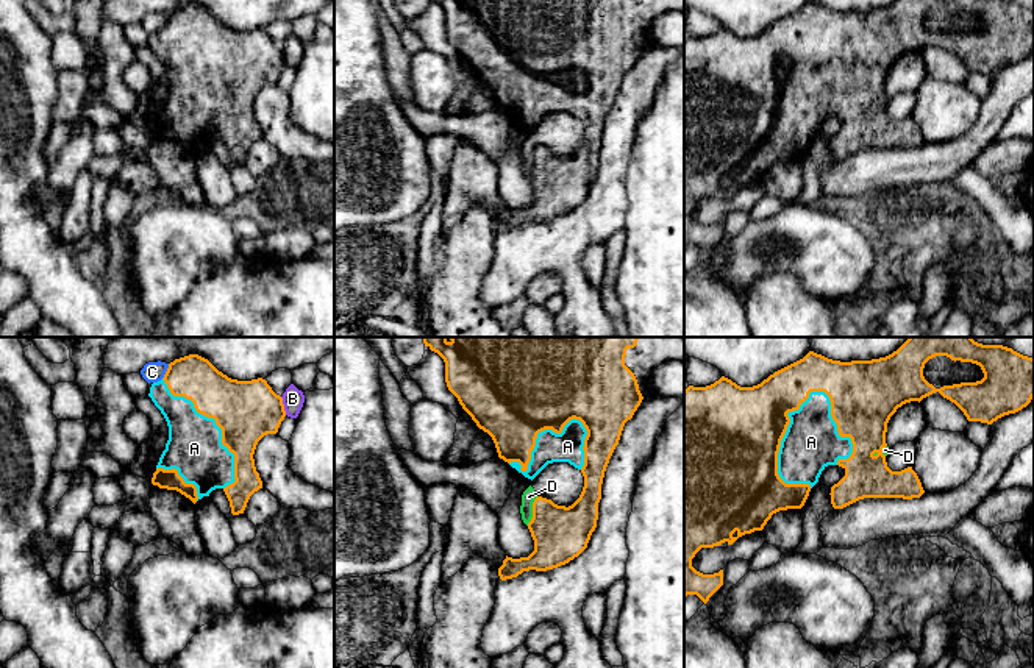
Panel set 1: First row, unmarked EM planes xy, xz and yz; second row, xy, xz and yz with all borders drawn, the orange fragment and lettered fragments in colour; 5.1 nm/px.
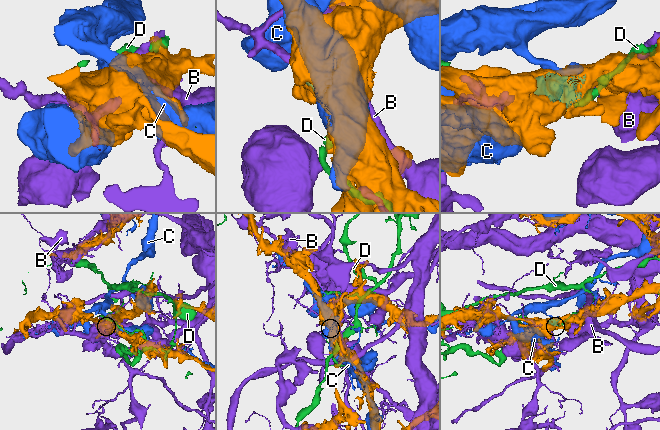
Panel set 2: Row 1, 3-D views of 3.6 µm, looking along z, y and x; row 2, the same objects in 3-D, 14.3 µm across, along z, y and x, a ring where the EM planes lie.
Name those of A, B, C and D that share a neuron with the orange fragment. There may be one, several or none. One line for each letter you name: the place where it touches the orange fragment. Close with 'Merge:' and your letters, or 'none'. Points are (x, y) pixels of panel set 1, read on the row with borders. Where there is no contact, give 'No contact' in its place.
A: Touches orange at yz (786, 429)
Merge: A

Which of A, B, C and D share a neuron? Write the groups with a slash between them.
A / B / C / D

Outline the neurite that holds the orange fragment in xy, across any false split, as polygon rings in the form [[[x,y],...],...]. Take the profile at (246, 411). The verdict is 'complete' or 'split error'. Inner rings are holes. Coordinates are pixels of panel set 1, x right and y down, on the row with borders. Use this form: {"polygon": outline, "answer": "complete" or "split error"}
{"polygon": [[[198,354],[170,362],[164,378],[152,384],[148,396],[169,426],[169,440],[152,484],[176,490],[194,504],[222,489],[231,513],[244,513],[250,496],[262,489],[253,459],[256,445],[264,435],[278,432],[286,417],[283,398],[266,379],[231,379]]], "answer": "split error"}

